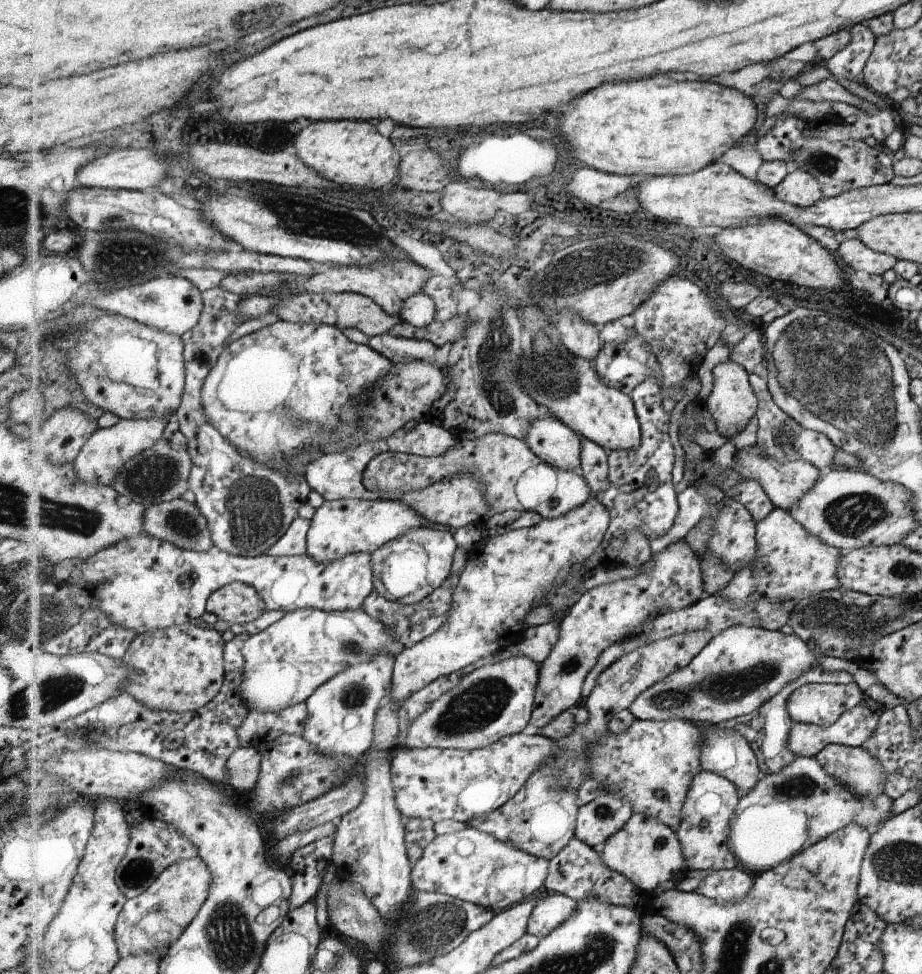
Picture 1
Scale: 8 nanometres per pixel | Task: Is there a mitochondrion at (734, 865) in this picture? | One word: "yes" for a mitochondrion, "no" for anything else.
no

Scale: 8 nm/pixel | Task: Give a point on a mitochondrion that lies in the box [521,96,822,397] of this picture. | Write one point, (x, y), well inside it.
(580, 278)

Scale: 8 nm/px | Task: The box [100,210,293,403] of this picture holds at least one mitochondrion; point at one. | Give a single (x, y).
(111, 222)

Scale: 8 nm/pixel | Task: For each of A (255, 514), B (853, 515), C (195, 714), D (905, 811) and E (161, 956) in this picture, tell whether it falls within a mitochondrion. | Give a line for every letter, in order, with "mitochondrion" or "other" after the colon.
A: mitochondrion
B: mitochondrion
C: other
D: other
E: other

